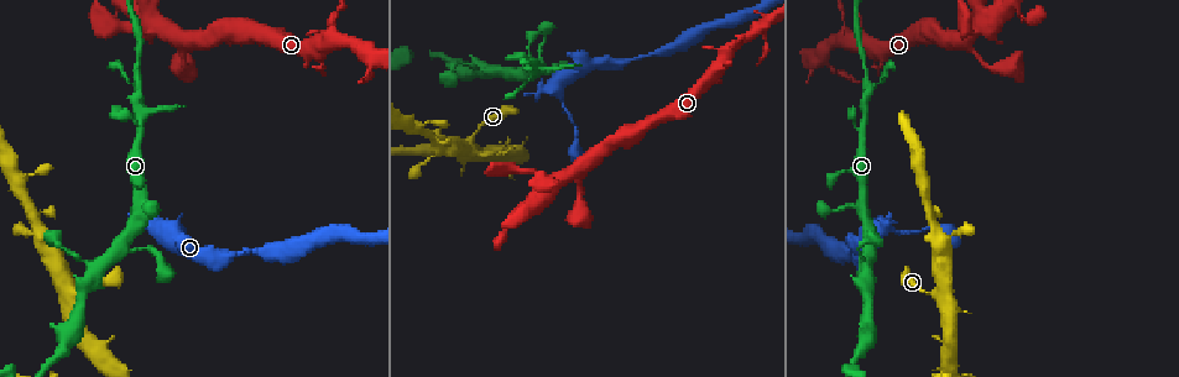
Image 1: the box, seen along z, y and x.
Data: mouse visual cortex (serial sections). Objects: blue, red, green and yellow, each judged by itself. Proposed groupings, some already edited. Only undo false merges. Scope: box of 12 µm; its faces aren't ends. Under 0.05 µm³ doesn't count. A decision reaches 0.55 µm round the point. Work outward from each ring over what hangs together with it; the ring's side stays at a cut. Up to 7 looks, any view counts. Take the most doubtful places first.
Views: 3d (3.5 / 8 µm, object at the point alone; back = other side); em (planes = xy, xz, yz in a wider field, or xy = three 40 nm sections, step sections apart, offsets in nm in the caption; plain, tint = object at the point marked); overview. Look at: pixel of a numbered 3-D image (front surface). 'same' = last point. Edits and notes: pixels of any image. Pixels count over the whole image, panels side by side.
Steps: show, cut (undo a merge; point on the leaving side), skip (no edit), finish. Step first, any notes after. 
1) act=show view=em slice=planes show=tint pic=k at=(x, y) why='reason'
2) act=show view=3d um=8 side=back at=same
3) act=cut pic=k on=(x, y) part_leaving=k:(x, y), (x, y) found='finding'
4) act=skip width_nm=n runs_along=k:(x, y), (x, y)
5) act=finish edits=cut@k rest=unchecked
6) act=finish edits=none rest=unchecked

act=show view=3d um=8 pic=1 at=(864, 131) why='arms part here'

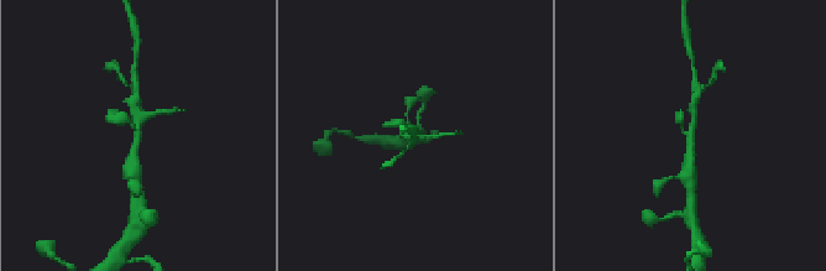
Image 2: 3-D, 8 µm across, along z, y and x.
act=show view=3d um=3.5 pic=2 at=(137, 135) why='closer look'

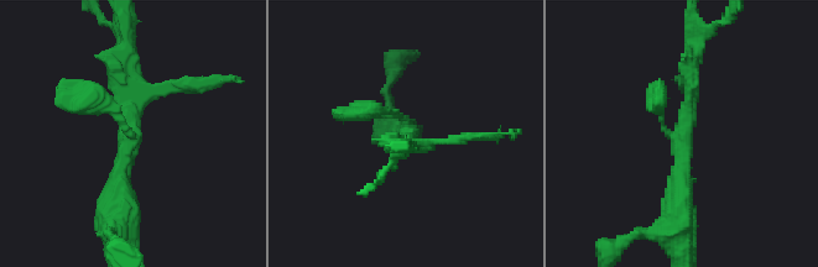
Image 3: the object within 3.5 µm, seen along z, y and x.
act=show view=em slice=xy step=1 show=tint pic=3 at=(680, 138)

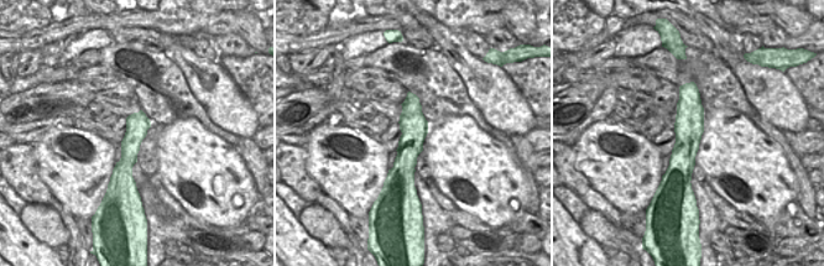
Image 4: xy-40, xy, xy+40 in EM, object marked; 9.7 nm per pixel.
act=skip runs_along=4:(692, 85), (683, 183) found='all the same cell'

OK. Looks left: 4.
act=show view=3d um=3.5 pic=1 at=(162, 227) why='sudden change in width'

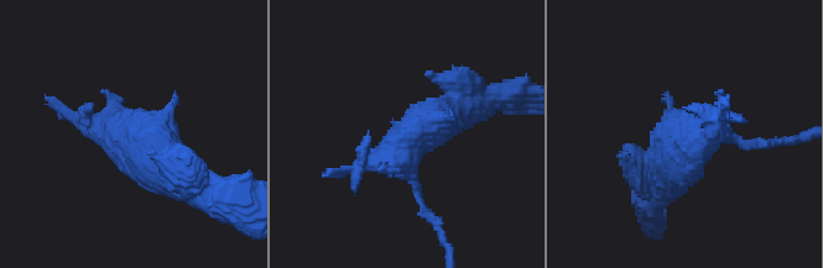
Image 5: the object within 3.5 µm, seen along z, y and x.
act=show view=em slice=xy step=2 show=tint pic=5 at=(407, 151) why='shape alone is not enough'

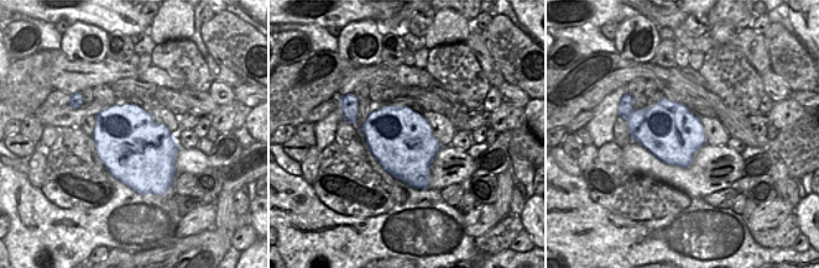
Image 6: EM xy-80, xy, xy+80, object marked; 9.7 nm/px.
act=skip width_nm=600 runs_along=5:(655, 178), (699, 132), (775, 140) found='continuous, no second cell'

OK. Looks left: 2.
act=finish edits=none rest=unchecked

